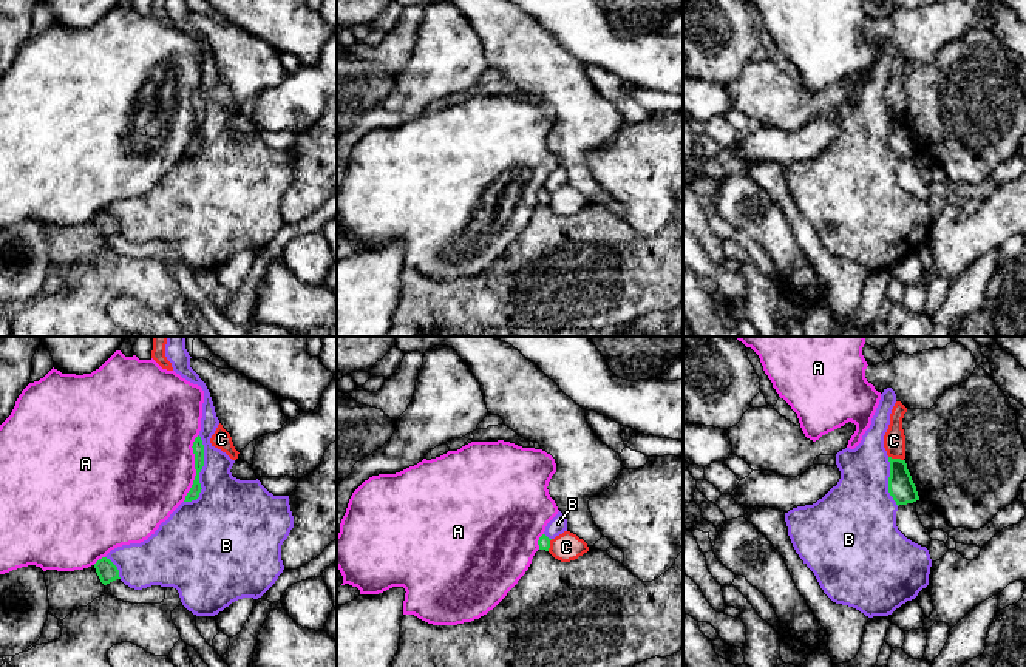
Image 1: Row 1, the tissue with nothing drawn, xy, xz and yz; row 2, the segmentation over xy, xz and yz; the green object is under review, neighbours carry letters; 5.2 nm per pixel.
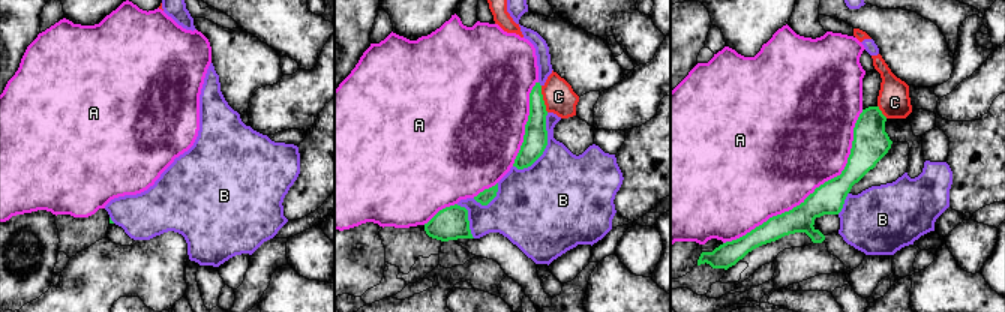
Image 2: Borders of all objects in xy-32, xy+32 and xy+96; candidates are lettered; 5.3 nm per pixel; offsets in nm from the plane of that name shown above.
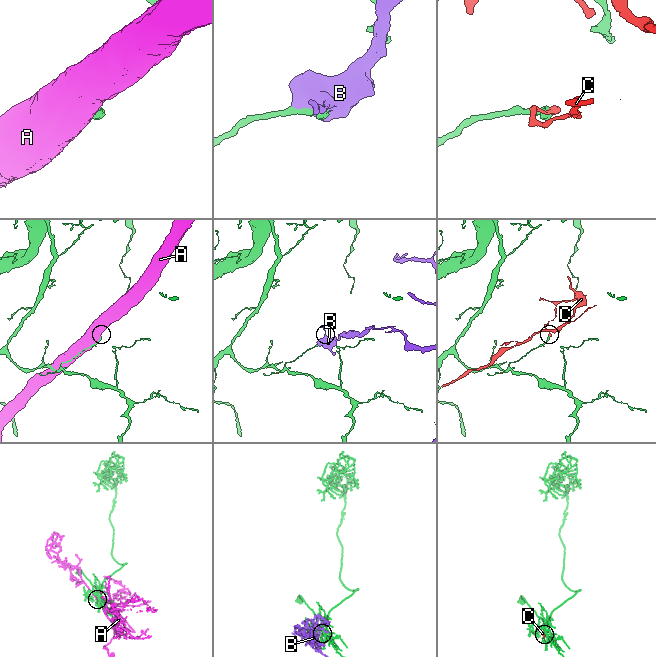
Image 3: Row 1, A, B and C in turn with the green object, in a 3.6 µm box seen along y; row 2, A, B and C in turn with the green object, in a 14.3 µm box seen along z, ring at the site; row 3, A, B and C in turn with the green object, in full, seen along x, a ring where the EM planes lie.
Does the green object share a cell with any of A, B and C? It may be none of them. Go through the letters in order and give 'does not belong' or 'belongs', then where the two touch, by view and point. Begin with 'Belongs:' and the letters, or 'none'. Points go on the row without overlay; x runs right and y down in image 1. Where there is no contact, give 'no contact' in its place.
Belongs: none
A: does not belong; meets green in xy at (195, 122)
B: does not belong; meets green in xy at (200, 125)
C: does not belong; meets green in yz at (896, 113)

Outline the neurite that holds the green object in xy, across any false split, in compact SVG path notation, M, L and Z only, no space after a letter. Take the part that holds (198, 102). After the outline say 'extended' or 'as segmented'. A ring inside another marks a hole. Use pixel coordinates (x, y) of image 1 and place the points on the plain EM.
M199 90L195 93L192 102L193 102L193 108L195 108L196 130L195 130L193 139L192 139L190 145L187 147L184 156L196 154L199 151L201 144L202 144L201 137L199 137L199 127L204 120L204 99L202 99L202 94Z | as segmented

